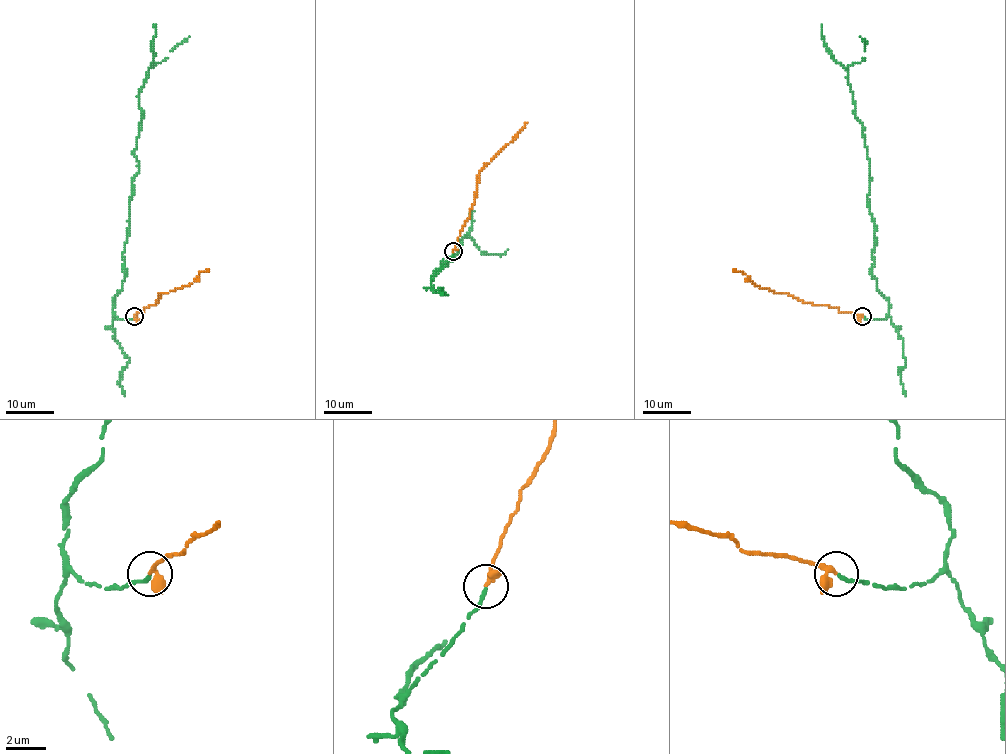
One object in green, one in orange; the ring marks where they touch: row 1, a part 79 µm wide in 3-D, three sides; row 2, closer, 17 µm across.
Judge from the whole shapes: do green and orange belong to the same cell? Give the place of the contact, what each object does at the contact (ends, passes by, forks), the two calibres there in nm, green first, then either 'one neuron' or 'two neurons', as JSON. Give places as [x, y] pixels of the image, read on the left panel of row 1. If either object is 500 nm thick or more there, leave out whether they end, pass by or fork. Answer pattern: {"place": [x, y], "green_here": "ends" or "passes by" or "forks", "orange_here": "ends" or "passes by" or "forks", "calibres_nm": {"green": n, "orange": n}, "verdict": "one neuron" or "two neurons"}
{"place": [134, 316], "green_here": "ends", "orange_here": "passes by", "calibres_nm": {"green": 200, "orange": 200}, "verdict": "one neuron"}

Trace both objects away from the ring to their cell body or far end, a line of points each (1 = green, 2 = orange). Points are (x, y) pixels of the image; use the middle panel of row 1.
1: (453, 252), (433, 280), (441, 262), (457, 260), (463, 237), (481, 252), (508, 250)
2: (453, 251), (476, 196), (481, 168), (526, 123)

